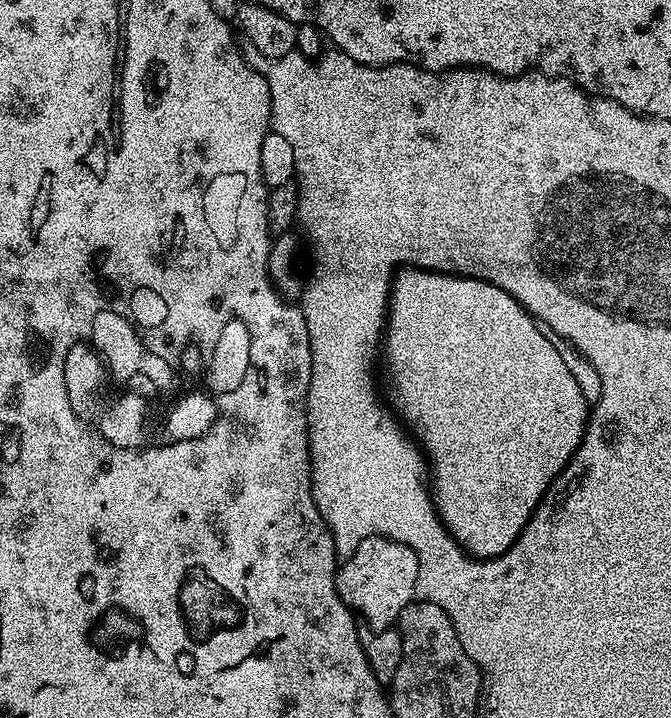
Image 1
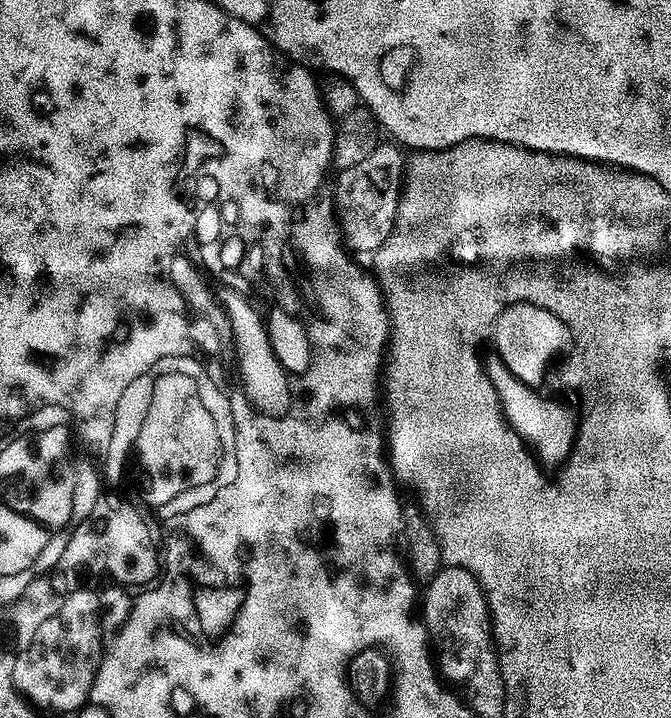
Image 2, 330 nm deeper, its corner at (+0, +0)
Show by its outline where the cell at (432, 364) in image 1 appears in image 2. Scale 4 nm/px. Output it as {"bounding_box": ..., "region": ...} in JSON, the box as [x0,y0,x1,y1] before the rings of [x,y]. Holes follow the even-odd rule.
{"bounding_box":[486,354,578,466],"region":[[[492,354],[490,356],[491,357],[489,358],[489,360],[488,360],[488,357],[486,360],[486,371],[488,373],[488,377],[490,378],[490,382],[494,386],[494,390],[498,394],[498,398],[500,399],[500,408],[502,411],[504,411],[504,418],[505,418],[505,420],[507,420],[508,426],[516,431],[516,435],[519,436],[520,439],[524,441],[525,445],[527,445],[527,447],[529,449],[531,449],[531,451],[534,453],[536,460],[539,461],[539,463],[541,465],[544,465],[544,466],[547,466],[547,464],[557,464],[557,466],[563,465],[565,463],[565,461],[567,461],[568,457],[571,456],[572,450],[576,446],[576,433],[578,431],[577,413],[575,416],[575,414],[572,413],[571,410],[568,409],[567,406],[564,405],[562,401],[556,400],[556,399],[560,399],[560,398],[553,398],[551,395],[541,394],[539,391],[536,391],[535,389],[530,387],[530,385],[524,384],[518,378],[511,375],[510,370],[507,369],[507,367],[504,365],[503,361],[500,360],[498,355]]]}

